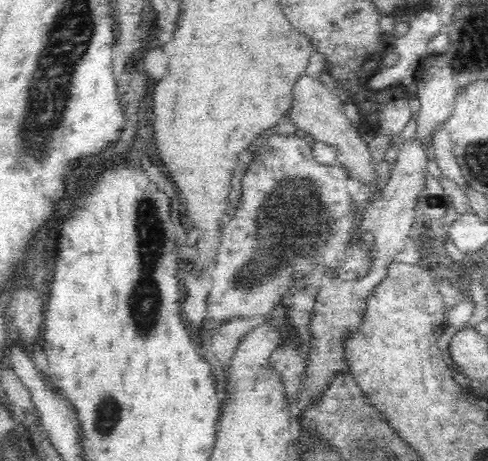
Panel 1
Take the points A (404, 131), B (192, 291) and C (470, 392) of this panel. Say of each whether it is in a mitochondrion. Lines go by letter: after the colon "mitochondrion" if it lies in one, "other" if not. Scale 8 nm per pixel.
A: other
B: other
C: other

